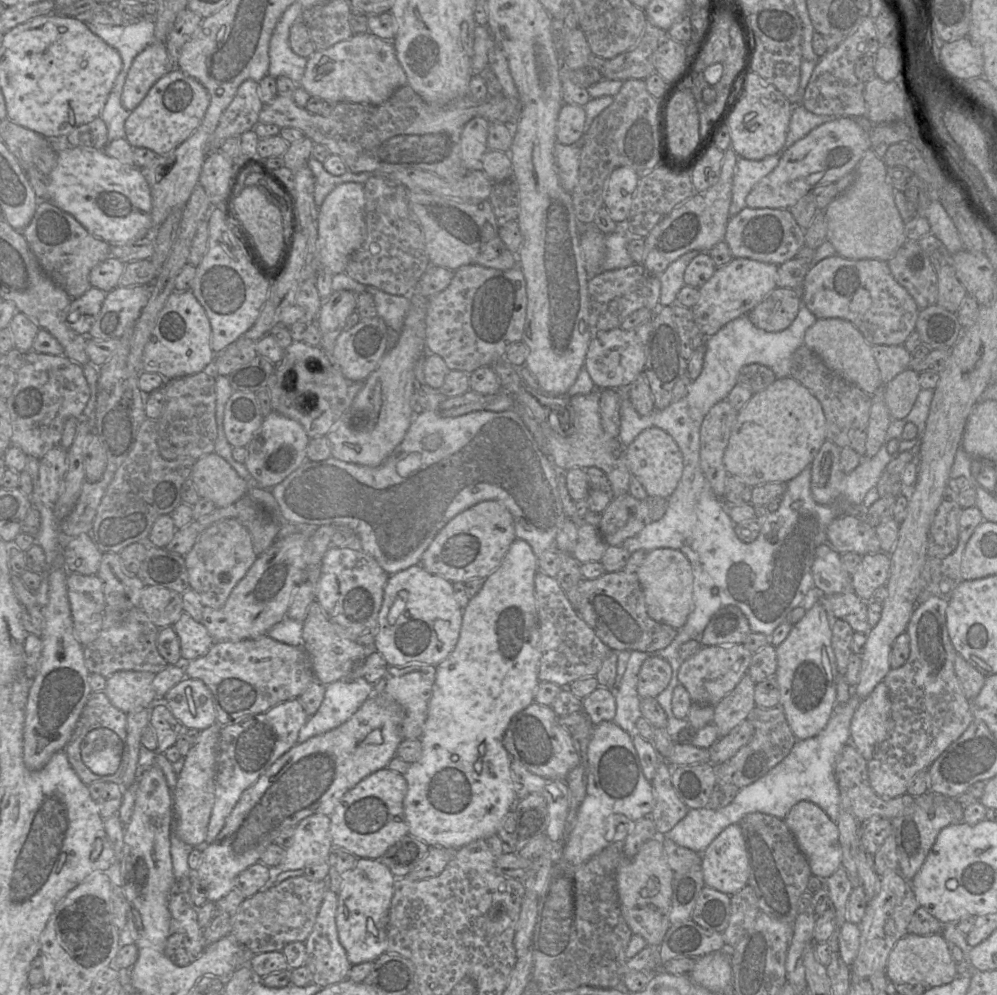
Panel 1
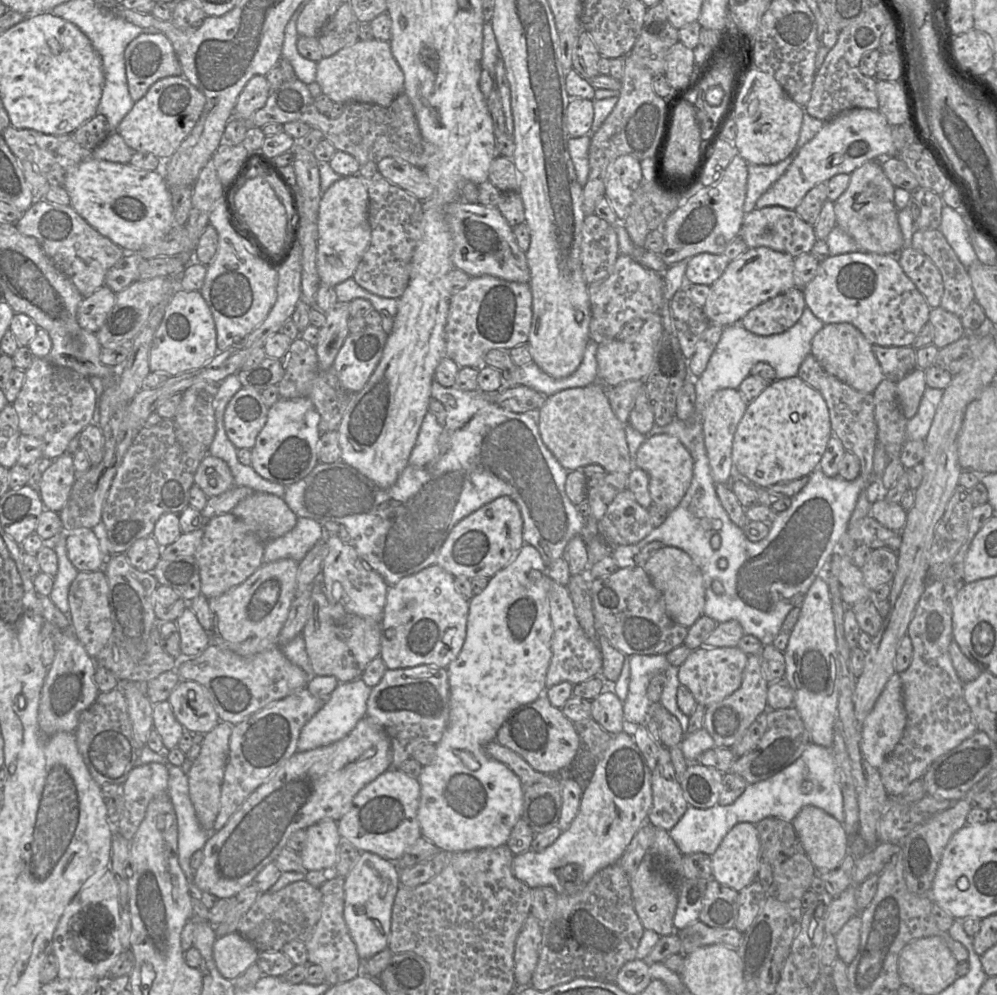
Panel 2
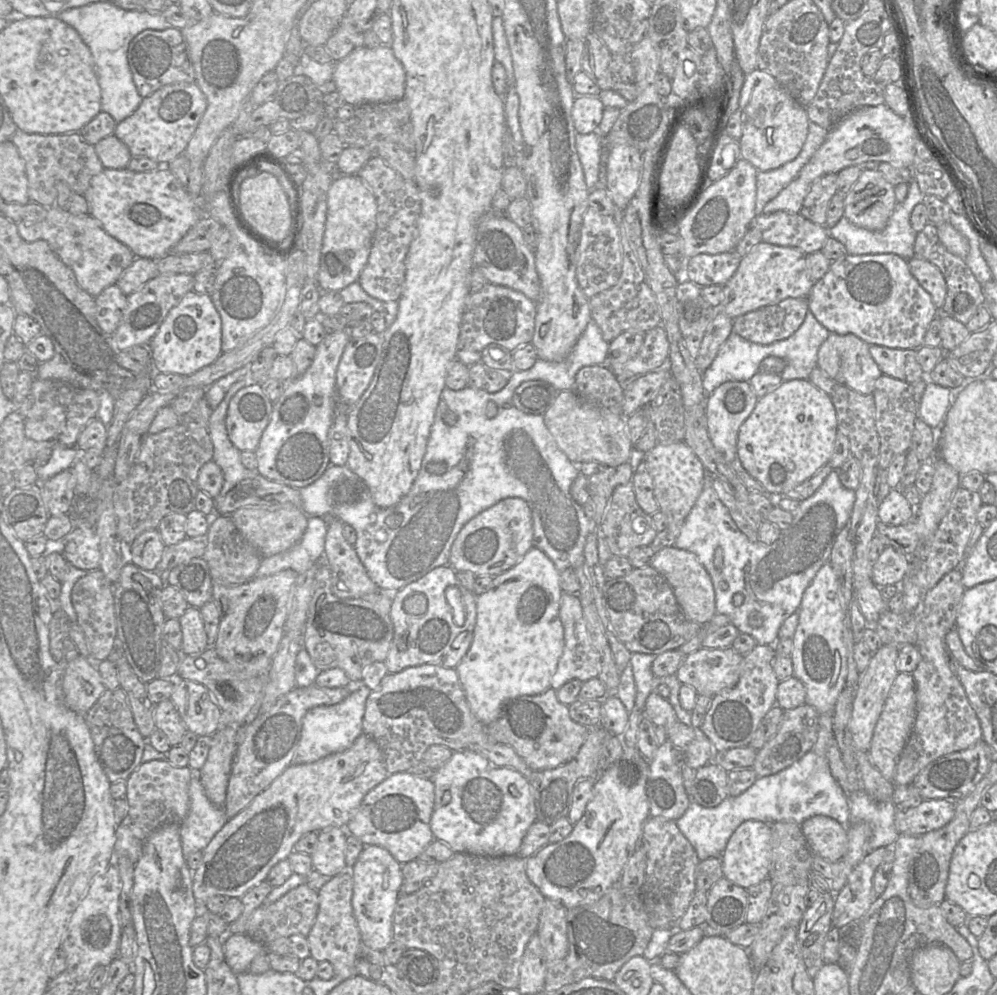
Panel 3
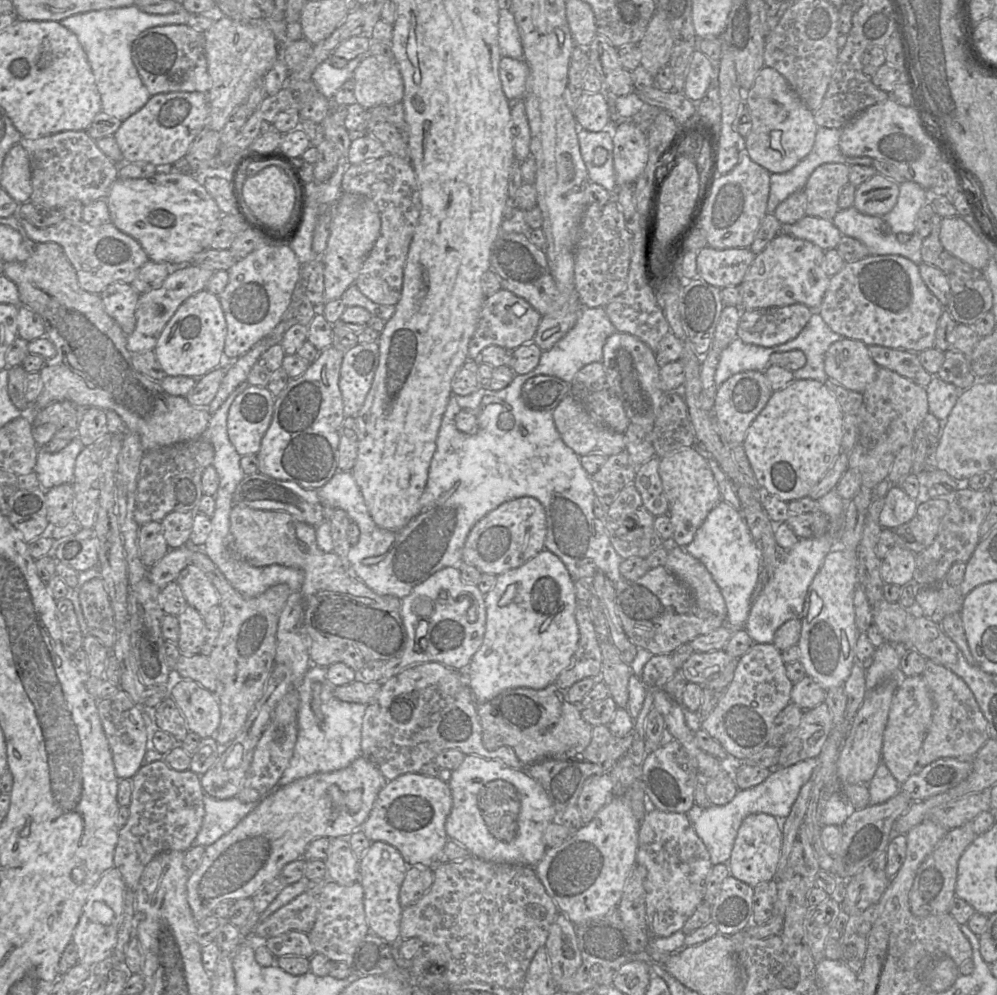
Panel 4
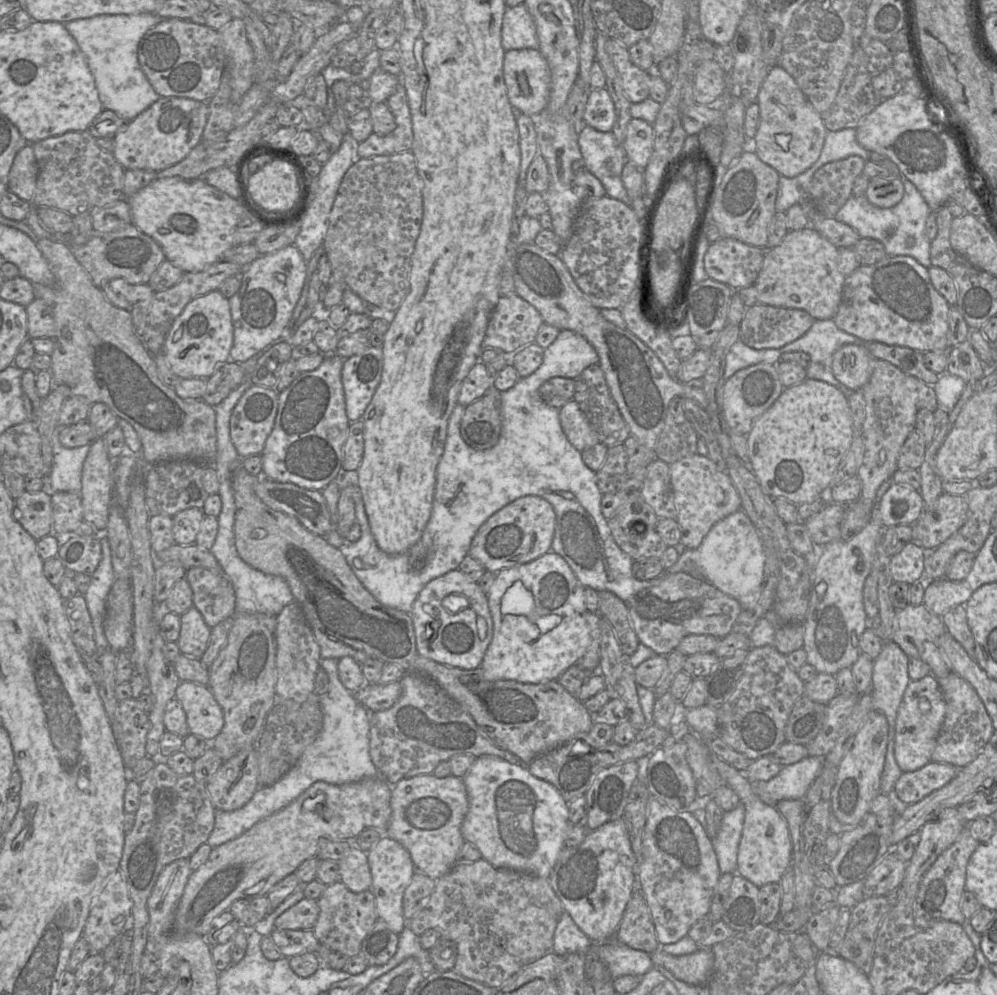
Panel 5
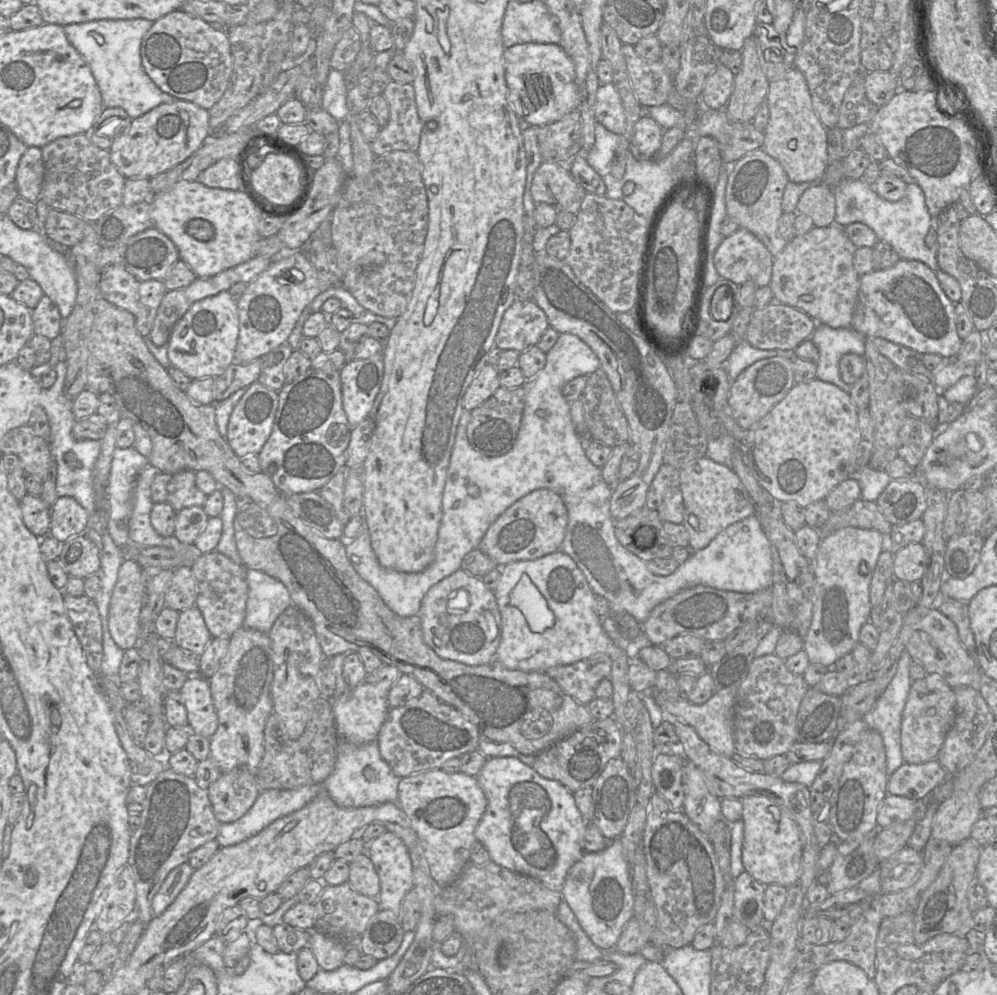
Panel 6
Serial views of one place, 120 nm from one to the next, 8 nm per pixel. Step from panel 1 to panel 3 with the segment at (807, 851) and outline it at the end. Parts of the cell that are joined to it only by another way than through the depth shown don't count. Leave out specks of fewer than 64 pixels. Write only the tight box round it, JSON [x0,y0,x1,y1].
[801,815,847,862]

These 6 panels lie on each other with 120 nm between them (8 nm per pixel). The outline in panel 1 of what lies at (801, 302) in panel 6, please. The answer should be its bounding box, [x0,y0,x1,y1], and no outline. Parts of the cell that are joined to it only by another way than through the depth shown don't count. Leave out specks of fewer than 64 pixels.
[691,257,778,337]

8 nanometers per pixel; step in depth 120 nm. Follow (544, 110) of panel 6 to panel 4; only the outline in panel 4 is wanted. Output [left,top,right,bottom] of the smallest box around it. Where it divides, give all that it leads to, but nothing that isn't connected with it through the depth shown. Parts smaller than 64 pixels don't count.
[499,58,529,100]

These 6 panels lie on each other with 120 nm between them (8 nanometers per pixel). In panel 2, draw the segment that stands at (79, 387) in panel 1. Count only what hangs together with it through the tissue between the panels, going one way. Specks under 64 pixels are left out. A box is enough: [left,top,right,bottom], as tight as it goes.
[13,357,95,459]

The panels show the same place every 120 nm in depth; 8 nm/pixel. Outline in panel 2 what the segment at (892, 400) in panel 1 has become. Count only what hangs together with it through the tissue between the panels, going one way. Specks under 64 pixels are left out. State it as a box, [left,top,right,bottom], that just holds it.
[896,367,927,420]

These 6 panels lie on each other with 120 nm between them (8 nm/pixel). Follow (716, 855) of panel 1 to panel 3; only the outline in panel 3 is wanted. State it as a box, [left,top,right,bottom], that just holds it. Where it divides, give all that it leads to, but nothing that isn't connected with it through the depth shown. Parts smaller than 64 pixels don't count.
[720,820,771,889]

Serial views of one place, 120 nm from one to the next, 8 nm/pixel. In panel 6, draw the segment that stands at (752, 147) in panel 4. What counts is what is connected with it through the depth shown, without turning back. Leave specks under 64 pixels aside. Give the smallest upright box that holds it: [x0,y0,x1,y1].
[762,67,828,181]

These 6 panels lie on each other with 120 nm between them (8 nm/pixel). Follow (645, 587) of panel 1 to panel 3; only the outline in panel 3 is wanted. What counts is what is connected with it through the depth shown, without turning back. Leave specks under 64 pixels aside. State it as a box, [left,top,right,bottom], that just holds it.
[651,546,716,625]

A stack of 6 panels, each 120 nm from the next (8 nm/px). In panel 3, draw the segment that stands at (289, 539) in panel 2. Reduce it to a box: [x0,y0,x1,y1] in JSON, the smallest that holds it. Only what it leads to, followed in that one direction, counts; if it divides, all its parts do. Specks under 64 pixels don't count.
[255,516,328,577]

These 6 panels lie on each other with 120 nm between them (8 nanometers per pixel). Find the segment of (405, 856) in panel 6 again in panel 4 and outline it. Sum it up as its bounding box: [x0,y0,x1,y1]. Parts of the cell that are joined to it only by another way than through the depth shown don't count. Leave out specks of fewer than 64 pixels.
[359,842,408,944]

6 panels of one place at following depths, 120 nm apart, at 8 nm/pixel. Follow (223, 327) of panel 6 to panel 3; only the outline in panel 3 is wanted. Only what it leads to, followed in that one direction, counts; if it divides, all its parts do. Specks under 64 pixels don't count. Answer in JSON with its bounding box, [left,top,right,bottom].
[148,291,222,376]

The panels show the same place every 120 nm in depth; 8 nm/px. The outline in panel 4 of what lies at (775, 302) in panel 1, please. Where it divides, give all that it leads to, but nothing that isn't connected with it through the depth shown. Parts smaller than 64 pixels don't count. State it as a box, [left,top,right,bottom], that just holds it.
[737,303,812,347]

